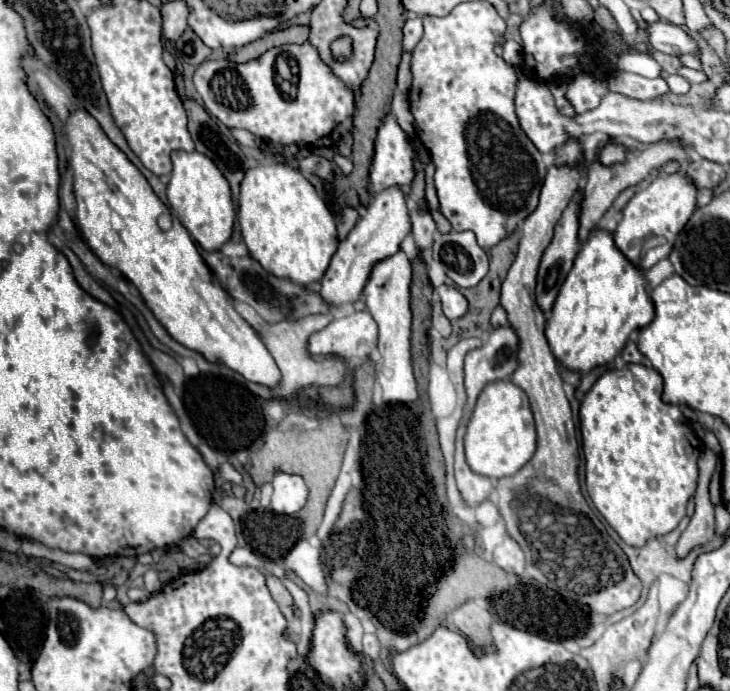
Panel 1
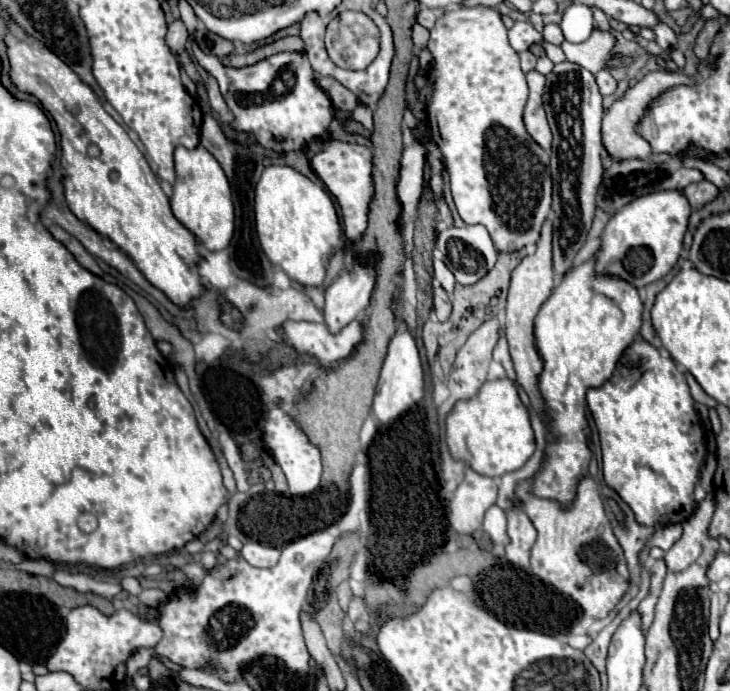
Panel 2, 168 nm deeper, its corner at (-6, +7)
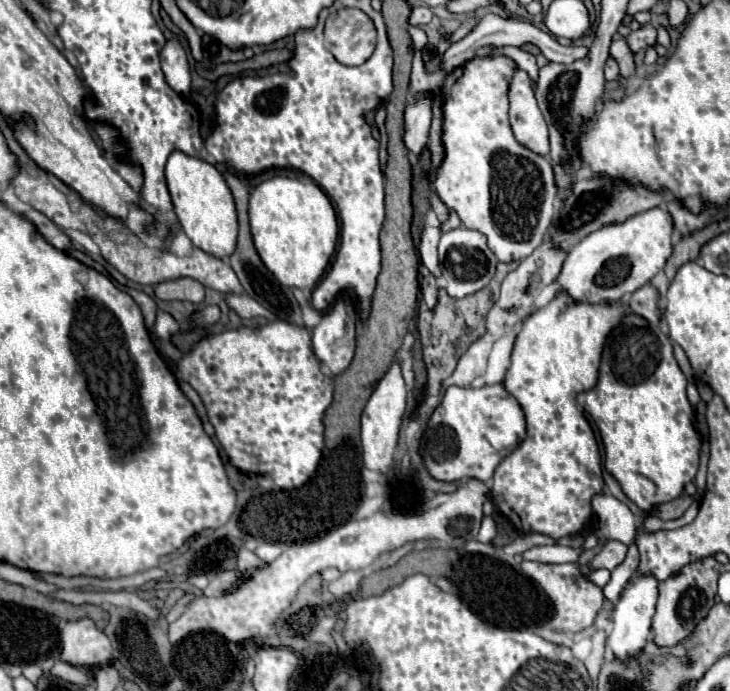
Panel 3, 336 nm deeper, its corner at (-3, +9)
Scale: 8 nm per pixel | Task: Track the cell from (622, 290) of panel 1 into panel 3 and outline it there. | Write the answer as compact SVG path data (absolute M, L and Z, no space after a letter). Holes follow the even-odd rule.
M557 294L545 308L537 310L523 322L523 328L515 338L511 366L503 378L503 388L519 402L525 414L527 438L497 466L491 498L497 510L505 514L523 534L539 532L559 540L563 536L581 534L593 520L591 500L603 492L605 482L595 434L583 412L575 408L575 396L577 392L591 390L597 384L605 338L625 314L627 310L619 304L575 304L575 300L567 294Z

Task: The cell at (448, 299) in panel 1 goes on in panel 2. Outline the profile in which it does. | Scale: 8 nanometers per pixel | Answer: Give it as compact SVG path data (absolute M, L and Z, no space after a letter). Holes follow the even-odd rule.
M434 260L434 278L440 282L440 286L452 294L454 292L454 286L456 286L456 280L454 280L454 274L444 266L444 262L440 260Z

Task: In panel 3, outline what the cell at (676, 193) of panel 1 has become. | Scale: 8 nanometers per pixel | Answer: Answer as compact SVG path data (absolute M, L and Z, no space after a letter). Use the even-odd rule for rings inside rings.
M651 208L643 214L631 216L619 226L603 226L601 230L591 232L567 254L557 276L559 292L565 292L575 302L617 302L623 294L635 292L659 270L663 270L667 258L671 256L671 234L671 216L661 208Z

